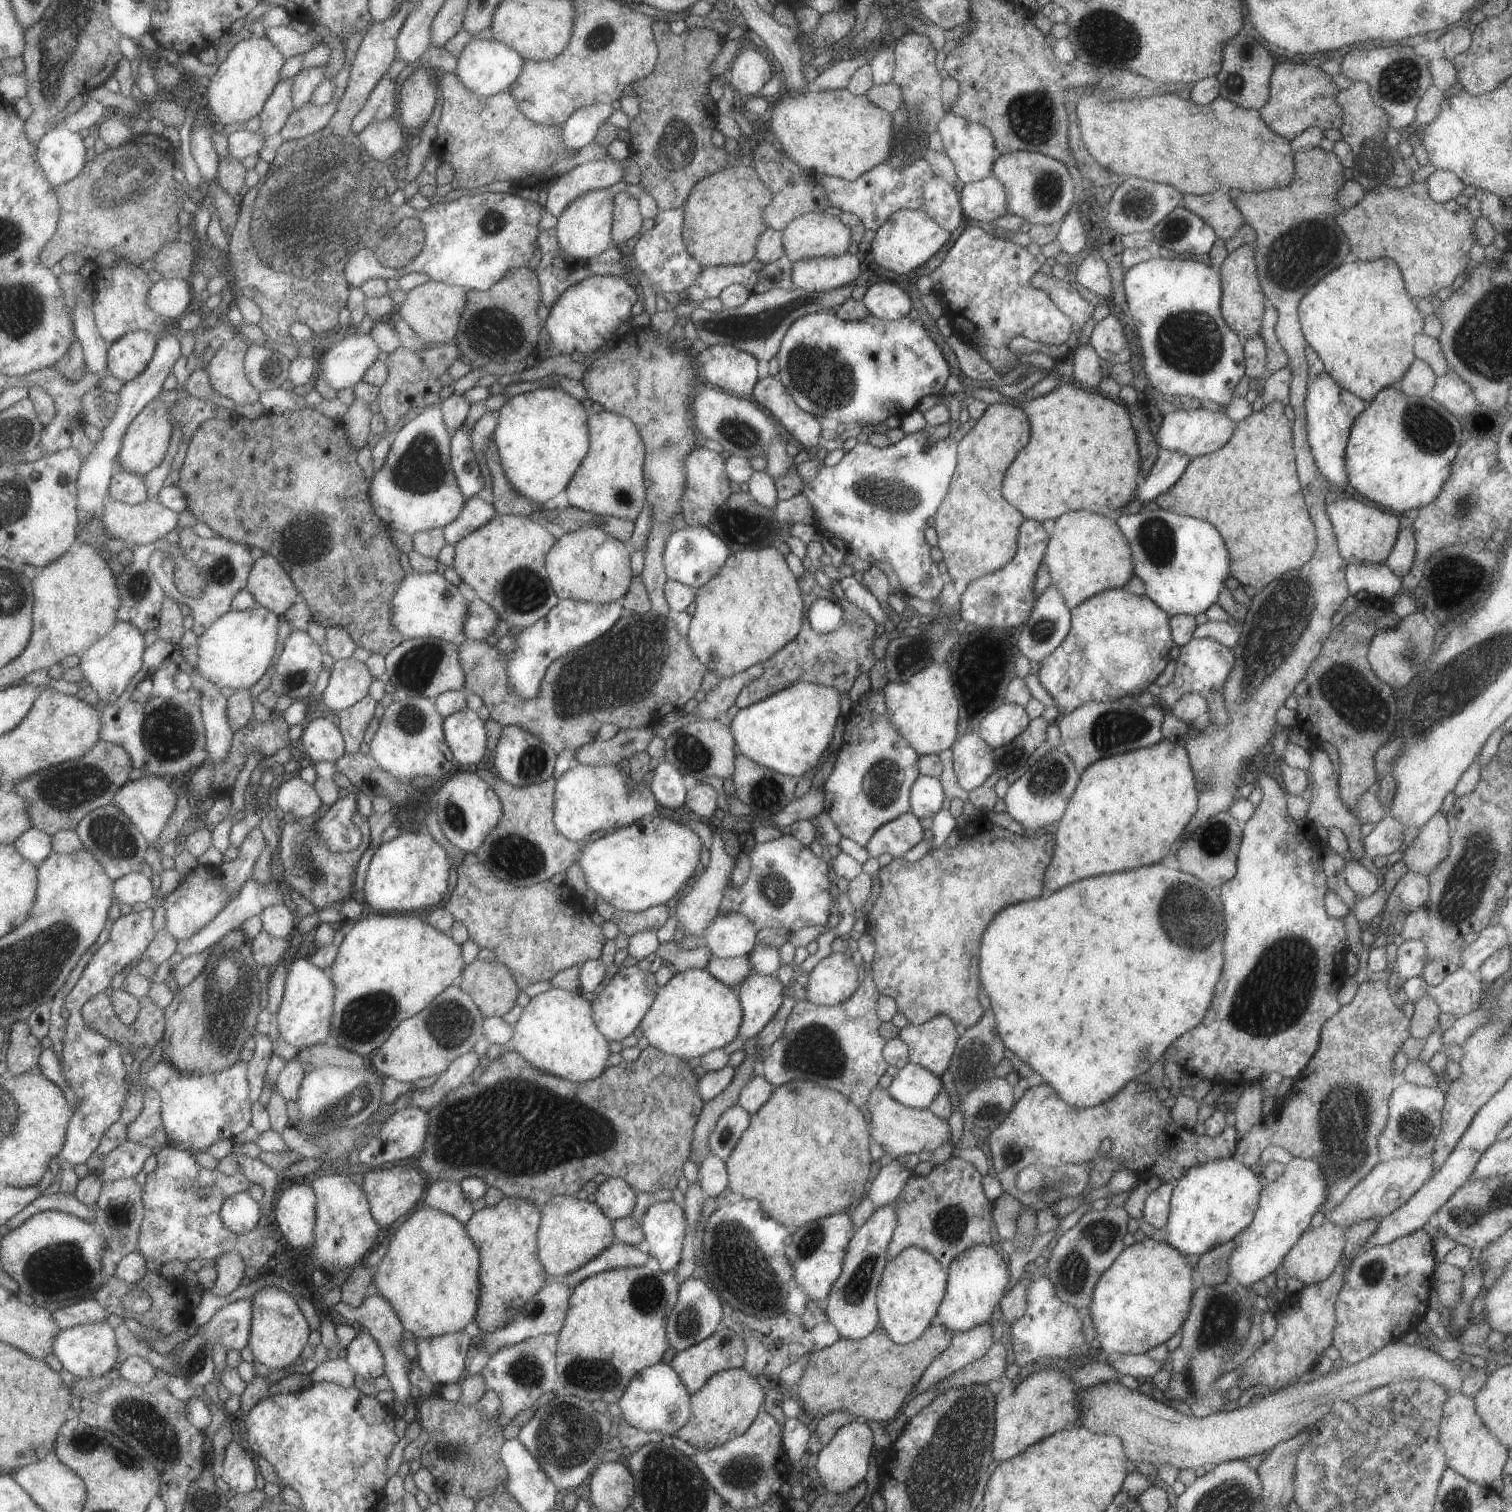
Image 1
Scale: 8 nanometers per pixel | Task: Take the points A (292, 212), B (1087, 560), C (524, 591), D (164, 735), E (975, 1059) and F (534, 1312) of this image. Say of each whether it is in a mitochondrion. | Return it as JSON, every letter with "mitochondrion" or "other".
{"A":"mitochondrion","B":"other","C":"mitochondrion","D":"mitochondrion","E":"mitochondrion","F":"mitochondrion"}

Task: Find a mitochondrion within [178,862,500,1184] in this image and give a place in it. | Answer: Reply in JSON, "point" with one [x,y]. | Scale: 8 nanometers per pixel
{"point":[365,1019]}

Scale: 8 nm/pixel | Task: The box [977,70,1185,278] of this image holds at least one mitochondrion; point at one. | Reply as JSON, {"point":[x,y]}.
{"point":[1030,115]}

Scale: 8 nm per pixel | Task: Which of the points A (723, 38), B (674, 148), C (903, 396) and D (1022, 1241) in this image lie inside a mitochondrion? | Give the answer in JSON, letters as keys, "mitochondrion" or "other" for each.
{"A":"other","B":"mitochondrion","C":"other","D":"mitochondrion"}

